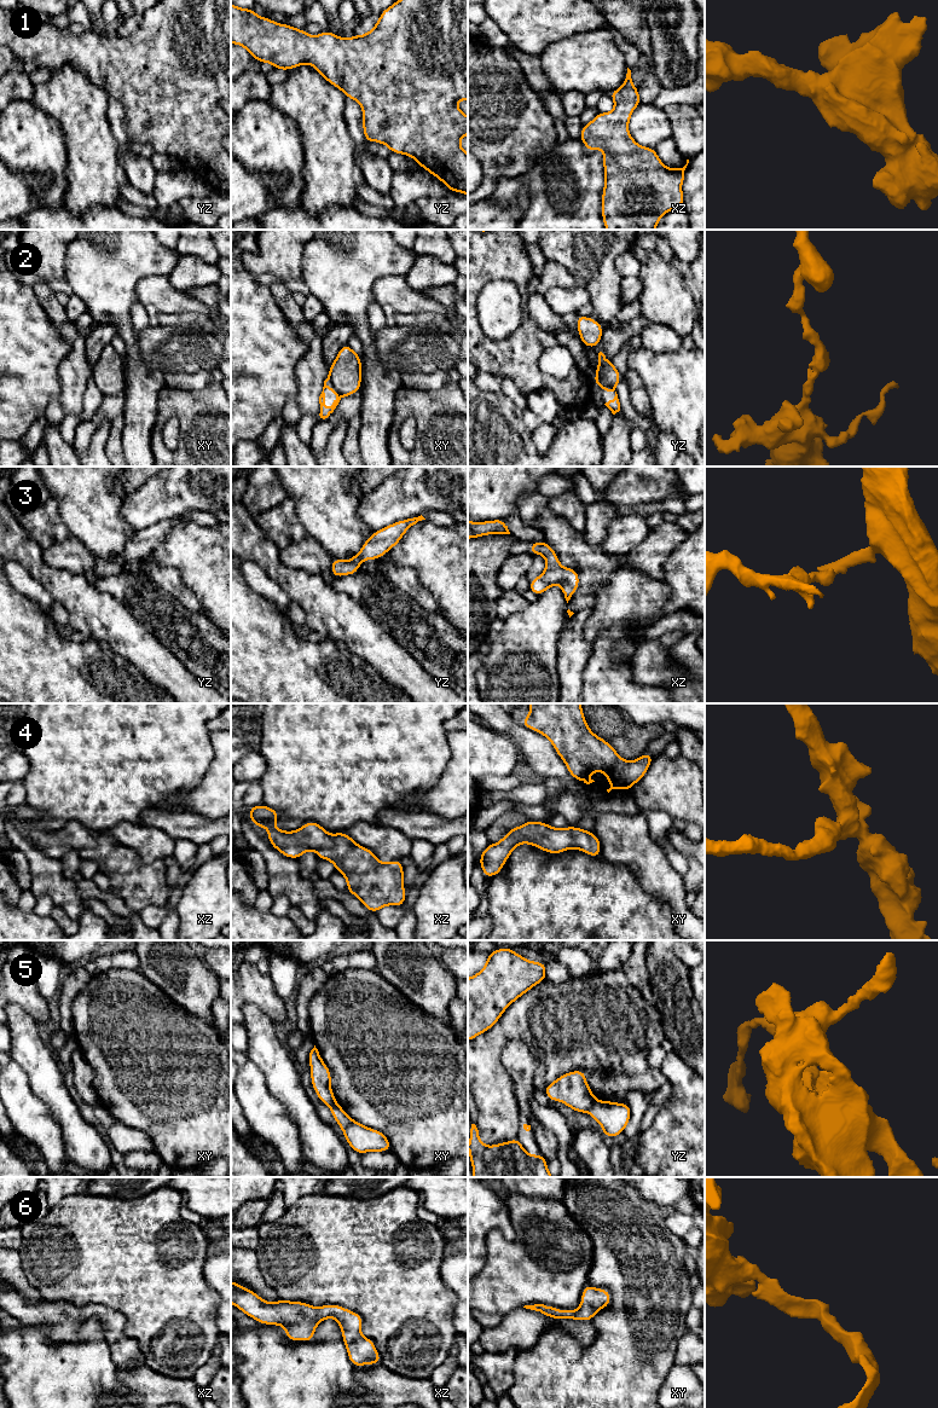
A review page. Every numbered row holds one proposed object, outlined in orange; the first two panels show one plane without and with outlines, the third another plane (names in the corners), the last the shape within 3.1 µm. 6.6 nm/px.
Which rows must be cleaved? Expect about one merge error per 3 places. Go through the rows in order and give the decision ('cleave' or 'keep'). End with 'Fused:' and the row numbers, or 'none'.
1: keep
2: cleave
3: keep
4: keep
5: cleave
6: keep
Fused: 2, 5

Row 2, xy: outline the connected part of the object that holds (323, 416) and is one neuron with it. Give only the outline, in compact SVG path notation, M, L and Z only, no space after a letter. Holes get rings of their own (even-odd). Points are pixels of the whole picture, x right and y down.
M326 378L324 381L323 392L319 396L320 410L318 412L318 422L325 422L330 418L331 413L334 412L334 410L338 405L341 398L342 398L342 395L335 389L330 378ZM325 388L330 388L337 395L337 398L334 400L332 405L329 409L325 407L325 393L324 393Z

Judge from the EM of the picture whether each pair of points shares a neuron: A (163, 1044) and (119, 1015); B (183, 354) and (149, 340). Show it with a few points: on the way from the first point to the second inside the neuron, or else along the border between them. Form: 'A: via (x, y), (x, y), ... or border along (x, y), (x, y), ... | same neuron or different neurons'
A: via (152, 1044), (148, 1044), (129, 1026) | same neuron
B: via (174, 348), (162, 348), (157, 345) | same neuron

